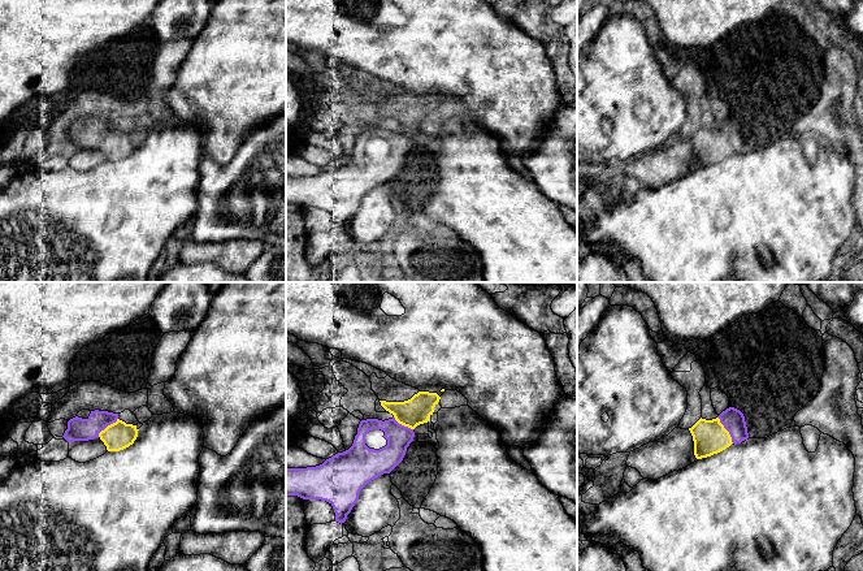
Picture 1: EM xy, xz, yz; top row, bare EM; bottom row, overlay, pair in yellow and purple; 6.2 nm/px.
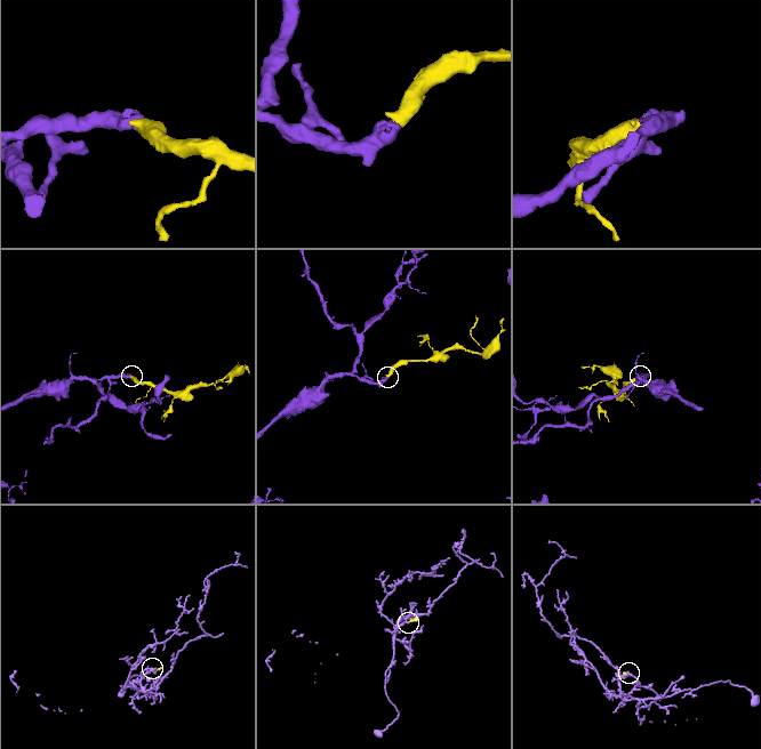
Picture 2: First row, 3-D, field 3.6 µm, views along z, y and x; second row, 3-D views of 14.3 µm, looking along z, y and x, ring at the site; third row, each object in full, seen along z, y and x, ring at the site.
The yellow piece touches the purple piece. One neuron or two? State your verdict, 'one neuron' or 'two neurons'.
one neuron

